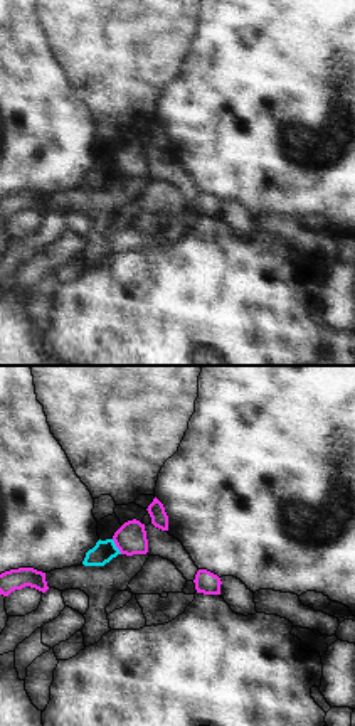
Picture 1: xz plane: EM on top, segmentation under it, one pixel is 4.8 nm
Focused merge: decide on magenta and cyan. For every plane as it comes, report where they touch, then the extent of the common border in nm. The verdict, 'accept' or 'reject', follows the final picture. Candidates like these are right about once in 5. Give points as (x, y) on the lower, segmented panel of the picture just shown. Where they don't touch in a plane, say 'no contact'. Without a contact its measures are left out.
meets magenta at (116, 546); contact 90 nm long

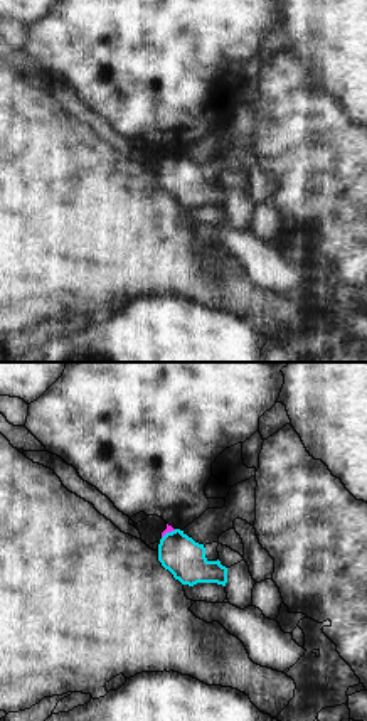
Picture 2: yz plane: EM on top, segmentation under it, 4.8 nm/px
meets magenta at (169, 531); contact 80 nm long

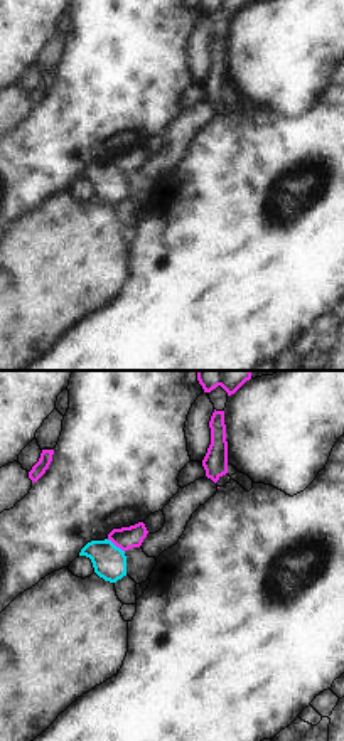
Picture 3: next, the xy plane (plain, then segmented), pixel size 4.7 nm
meets magenta at (115, 544); contact 110 nm long

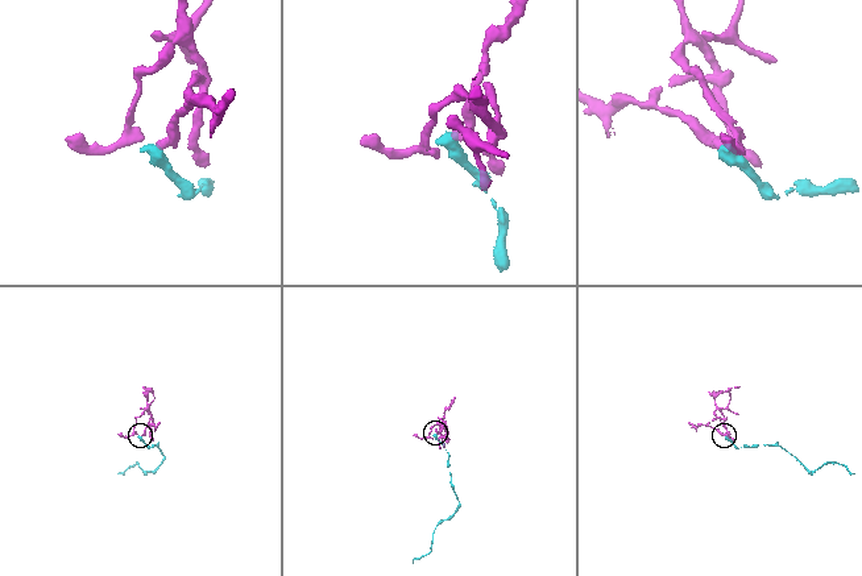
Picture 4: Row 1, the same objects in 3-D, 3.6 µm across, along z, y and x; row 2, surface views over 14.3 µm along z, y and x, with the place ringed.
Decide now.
reject

